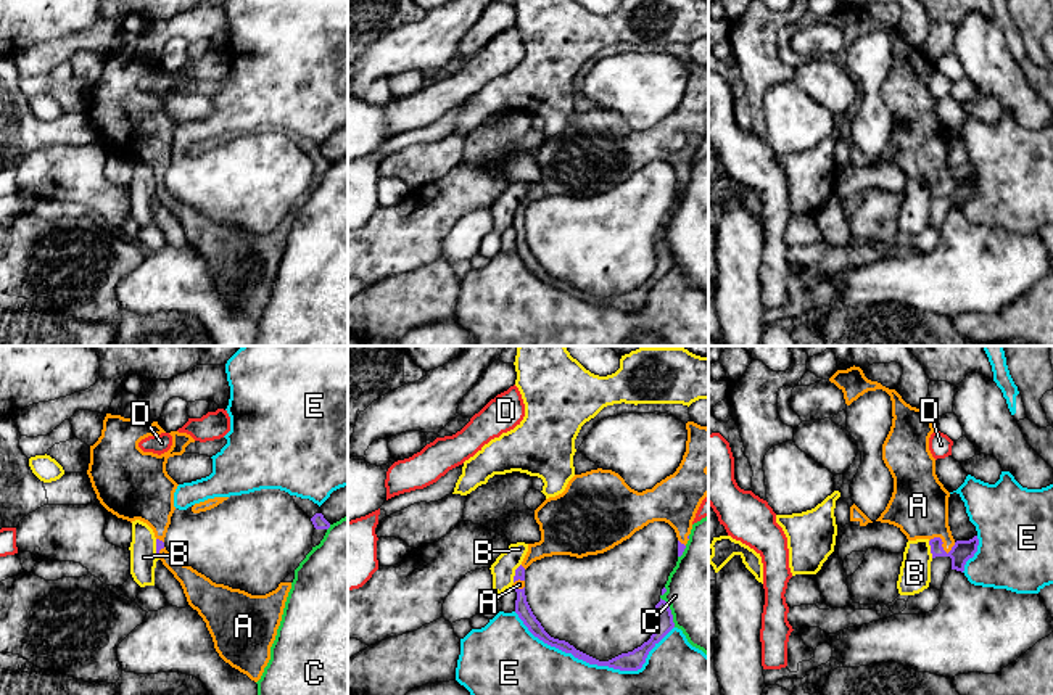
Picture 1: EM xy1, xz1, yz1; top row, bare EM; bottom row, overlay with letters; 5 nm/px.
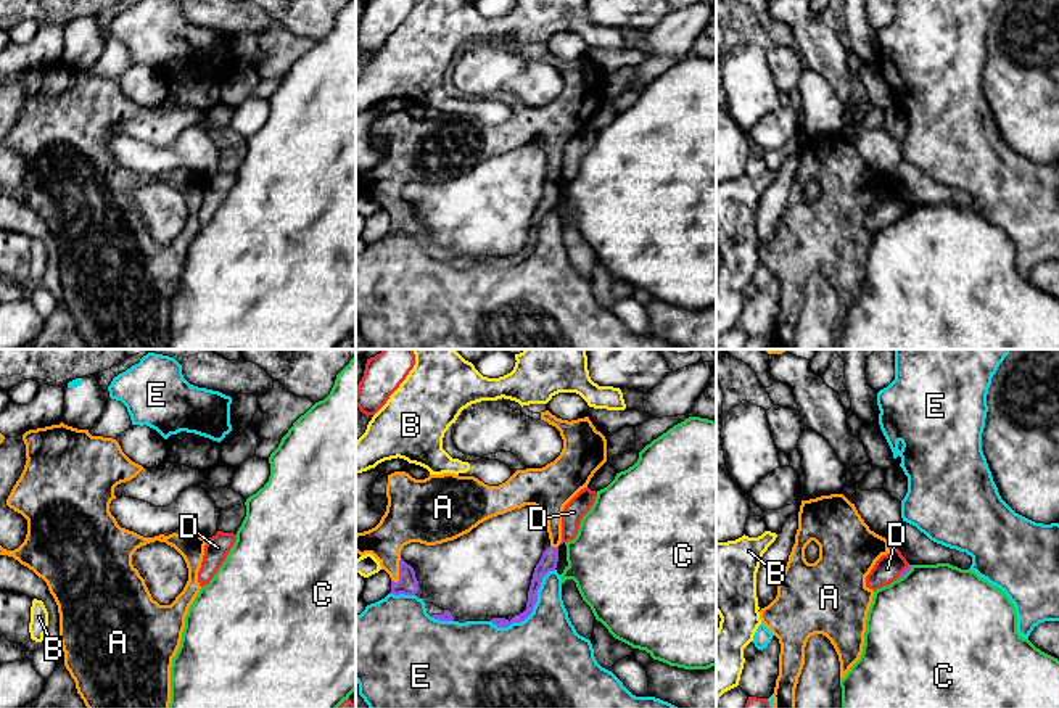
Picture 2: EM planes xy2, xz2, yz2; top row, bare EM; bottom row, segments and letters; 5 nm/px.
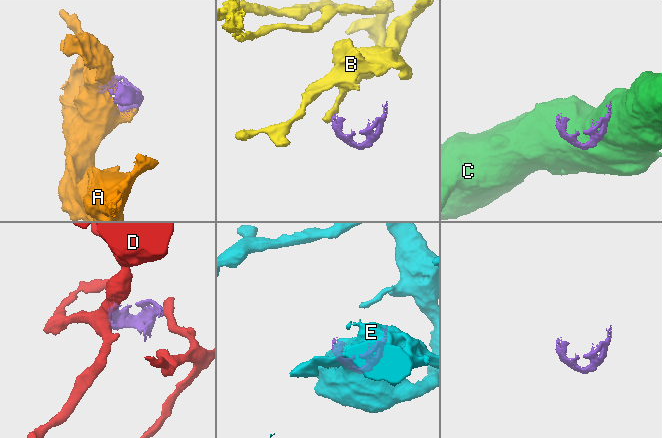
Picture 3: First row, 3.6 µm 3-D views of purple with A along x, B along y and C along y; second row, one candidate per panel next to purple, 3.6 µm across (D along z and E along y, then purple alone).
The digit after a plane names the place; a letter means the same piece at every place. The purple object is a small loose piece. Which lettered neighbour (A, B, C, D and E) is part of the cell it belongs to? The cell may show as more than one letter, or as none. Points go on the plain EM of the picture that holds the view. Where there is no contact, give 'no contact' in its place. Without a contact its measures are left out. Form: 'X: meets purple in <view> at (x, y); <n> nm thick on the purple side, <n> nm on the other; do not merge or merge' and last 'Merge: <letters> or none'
A: meets purple in yz1 at (942, 182); 100 nm thick on the purple side, 280 nm on the other; merge
B: meets purple in yz1 at (931, 189); 100 nm thick on the purple side, 160 nm on the other; do not merge
C: meets purple in xz1 at (668, 246); 80 nm thick on the purple side, 400 nm on the other; do not merge
D: meets purple in yz2 at (903, 211); 20 nm thick on the purple side, 140 nm on the other; do not merge
E: meets purple in xz1 at (596, 303); 100 nm thick on the purple side, 460 nm on the other; do not merge
Merge: A

